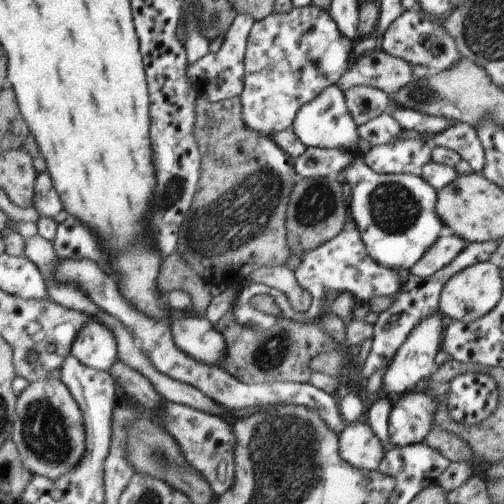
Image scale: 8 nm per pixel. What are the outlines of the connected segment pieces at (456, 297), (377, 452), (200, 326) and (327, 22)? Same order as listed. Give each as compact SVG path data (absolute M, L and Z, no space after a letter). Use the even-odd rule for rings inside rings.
M483 261L469 268L457 272L455 276L445 282L443 290L439 293L438 310L441 315L459 322L473 322L487 312L493 311L502 294L502 276L496 261Z
M367 423L345 424L339 434L339 456L355 468L375 471L385 454L383 444Z
M204 316L173 318L170 333L181 352L205 366L219 367L225 356L225 340Z
M317 5L293 7L285 14L272 12L265 19L254 21L246 40L244 52L244 71L240 100L242 103L242 120L246 127L263 136L270 137L291 127L294 116L303 104L314 100L319 92L335 85L347 70L349 62L349 38L339 32L333 18Z

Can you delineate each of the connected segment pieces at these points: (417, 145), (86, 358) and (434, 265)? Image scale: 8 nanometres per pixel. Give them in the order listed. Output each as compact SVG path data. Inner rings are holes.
M419 138L395 139L381 145L372 145L362 154L363 162L376 173L405 173L420 176L422 167L430 161L431 146Z
M87 320L71 344L70 355L89 368L108 372L118 360L117 338L99 321Z
M439 236L437 240L426 250L426 254L409 268L408 274L415 277L431 276L437 270L449 264L463 248L466 242L459 236Z

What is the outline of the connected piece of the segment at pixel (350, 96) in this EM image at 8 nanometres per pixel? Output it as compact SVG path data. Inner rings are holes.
M359 85L342 92L347 107L347 112L355 126L379 116L382 112L388 111L391 96L382 90Z

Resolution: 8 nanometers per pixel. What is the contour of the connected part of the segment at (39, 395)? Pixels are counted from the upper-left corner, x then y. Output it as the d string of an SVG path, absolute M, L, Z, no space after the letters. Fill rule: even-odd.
M59 379L29 382L17 396L15 418L11 424L11 442L19 454L23 468L32 475L57 480L81 460L85 444L81 412L67 387Z

